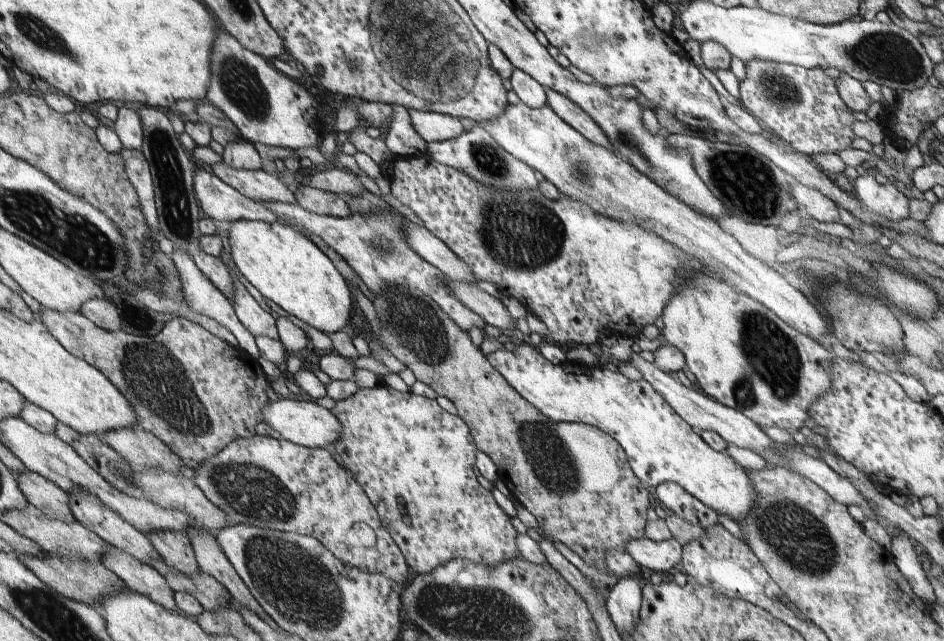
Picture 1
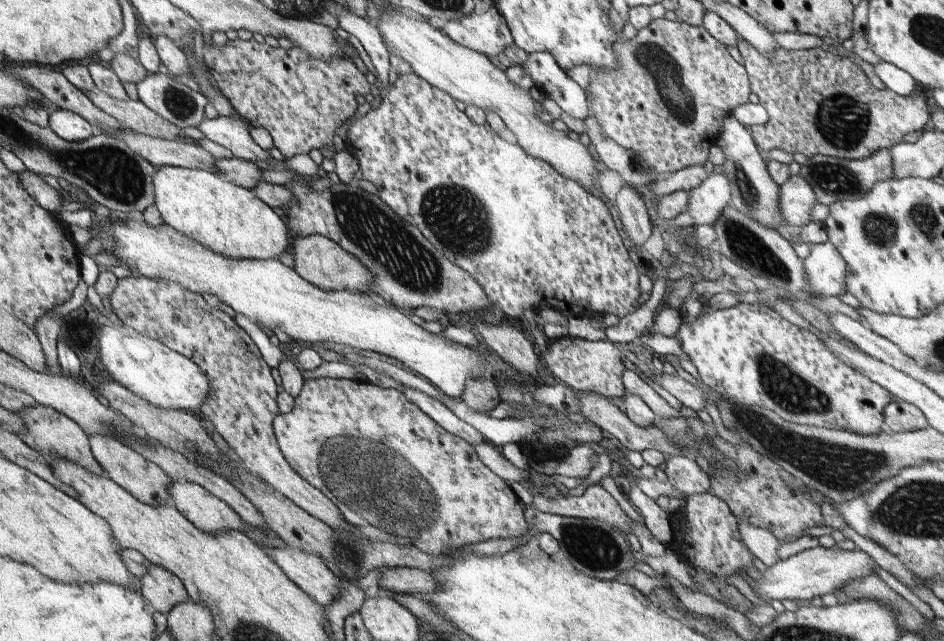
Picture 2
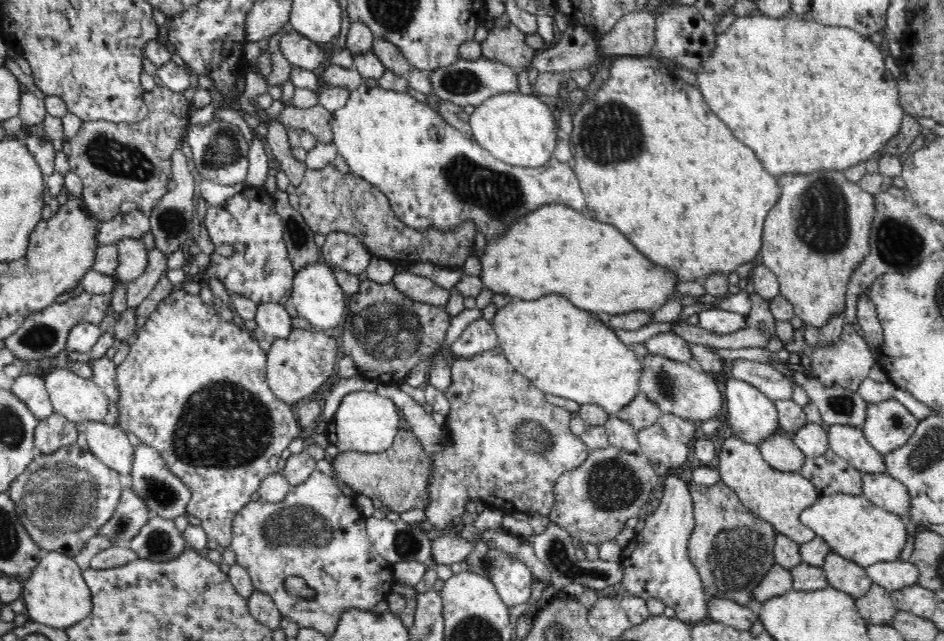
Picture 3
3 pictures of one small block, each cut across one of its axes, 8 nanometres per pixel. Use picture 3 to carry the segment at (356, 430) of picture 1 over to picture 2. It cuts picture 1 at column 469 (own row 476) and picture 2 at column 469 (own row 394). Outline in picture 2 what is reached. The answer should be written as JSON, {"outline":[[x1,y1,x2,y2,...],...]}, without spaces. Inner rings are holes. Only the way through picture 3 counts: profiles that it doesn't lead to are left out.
{"outline":[[333,378,305,380,301,386,301,394,295,398,295,408,289,414,281,412,275,418,273,430,277,436,279,450,283,452,283,456,291,464,291,468,301,478,305,478,311,486,321,490,339,508,339,512,345,516,345,520,355,526,355,530,363,538,369,538,375,542,391,542,391,544,397,544,399,548,419,548,421,552,425,552,429,556,443,556,449,548,457,550,457,548,465,548,465,546,473,546,473,544,481,544,481,542,489,542,489,540,519,540,519,538,527,536,527,532,529,532,529,528,523,520,523,504,515,496,511,486,503,478,493,474,479,460,479,456,471,444,467,444,459,436,445,432,425,412,421,412,415,404,411,404,403,392,399,392,395,388,379,388,367,380,333,380]]}

